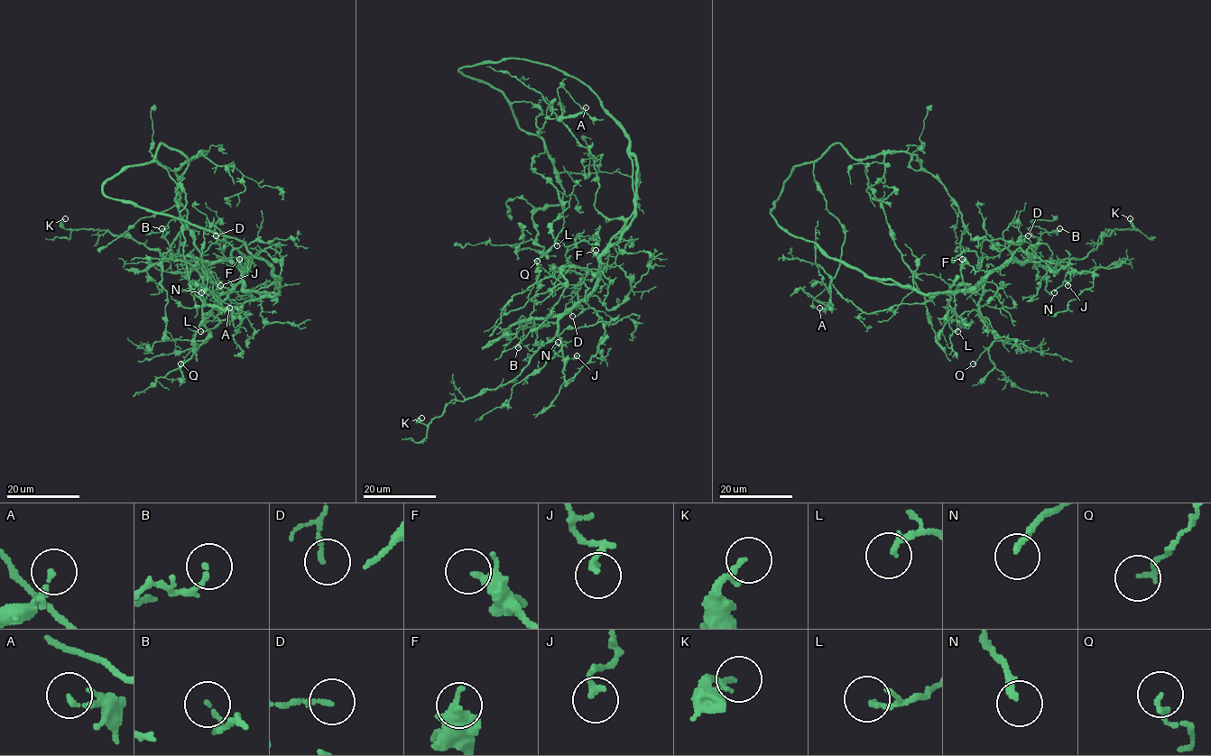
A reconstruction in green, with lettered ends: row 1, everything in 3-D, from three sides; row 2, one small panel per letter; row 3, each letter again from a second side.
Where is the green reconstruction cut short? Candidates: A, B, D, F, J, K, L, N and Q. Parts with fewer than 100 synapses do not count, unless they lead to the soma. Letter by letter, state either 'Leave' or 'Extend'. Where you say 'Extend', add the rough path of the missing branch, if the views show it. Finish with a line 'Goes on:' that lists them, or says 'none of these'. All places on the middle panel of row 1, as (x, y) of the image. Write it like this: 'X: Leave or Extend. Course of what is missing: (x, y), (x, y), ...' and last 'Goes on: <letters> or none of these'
A: Leave
B: Leave
D: Leave
F: Leave
J: Leave
K: Leave
L: Leave
N: Leave
Q: Leave
Goes on: none of these

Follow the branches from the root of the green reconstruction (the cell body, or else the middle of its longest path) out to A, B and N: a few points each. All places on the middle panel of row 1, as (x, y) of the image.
A: (557, 69), (509, 58), (459, 71), (512, 103), (537, 106), (540, 133), (546, 118), (586, 107)
B: (557, 69), (581, 80), (628, 138), (634, 219), (601, 256), (593, 290), (563, 313), (529, 318), (518, 347)
N: (557, 69), (622, 128), (634, 191), (634, 219), (559, 321), (554, 355), (558, 342)

